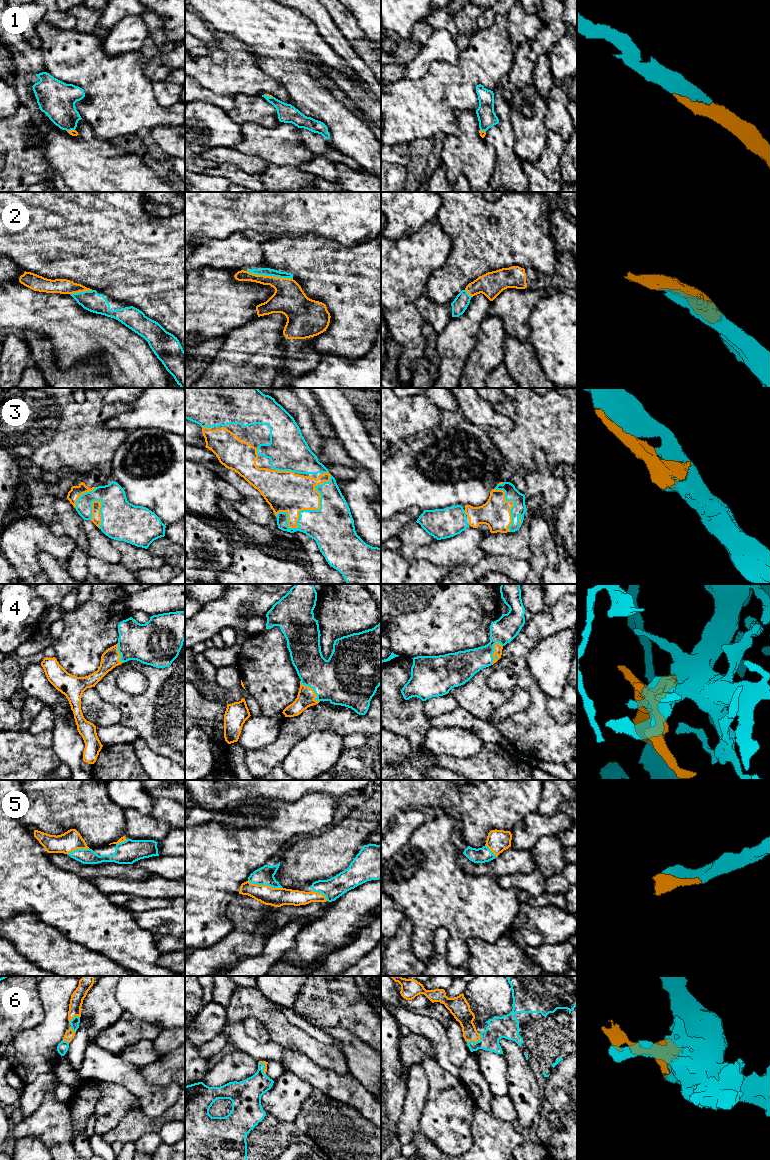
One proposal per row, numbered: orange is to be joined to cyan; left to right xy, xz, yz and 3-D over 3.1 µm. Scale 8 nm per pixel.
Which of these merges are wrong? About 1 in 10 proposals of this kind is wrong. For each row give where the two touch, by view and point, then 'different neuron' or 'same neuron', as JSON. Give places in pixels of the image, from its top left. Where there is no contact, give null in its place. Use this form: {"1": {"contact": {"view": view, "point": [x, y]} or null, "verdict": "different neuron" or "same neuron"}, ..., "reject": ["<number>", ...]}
{"1": {"contact": {"view": "xz", "point": [268, 96]}, "verdict": "same neuron"}, "2": {"contact": {"view": "xz", "point": [270, 275]}, "verdict": "same neuron"}, "3": {"contact": {"view": "xz", "point": [304, 510]}, "verdict": "same neuron"}, "4": {"contact": {"view": "yz", "point": [494, 651]}, "verdict": "same neuron"}, "5": {"contact": {"view": "xz", "point": [265, 884]}, "verdict": "same neuron"}, "6": {"contact": {"view": "yz", "point": [474, 1041]}, "verdict": "same neuron"}, "reject": []}

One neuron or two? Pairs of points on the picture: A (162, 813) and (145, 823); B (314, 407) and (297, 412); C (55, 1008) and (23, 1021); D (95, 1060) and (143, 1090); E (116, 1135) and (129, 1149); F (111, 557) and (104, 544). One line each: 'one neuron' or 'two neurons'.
A: two neurons
B: two neurons
C: two neurons
D: one neuron
E: two neurons
F: one neuron

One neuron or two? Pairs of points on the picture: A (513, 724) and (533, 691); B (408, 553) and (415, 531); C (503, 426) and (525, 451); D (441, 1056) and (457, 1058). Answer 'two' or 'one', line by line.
A: one
B: one
C: two
D: two

